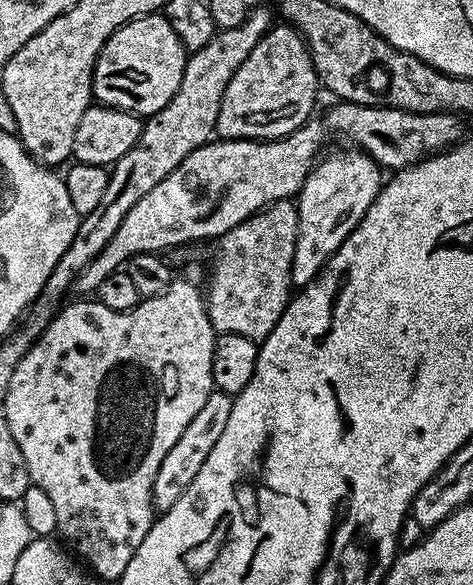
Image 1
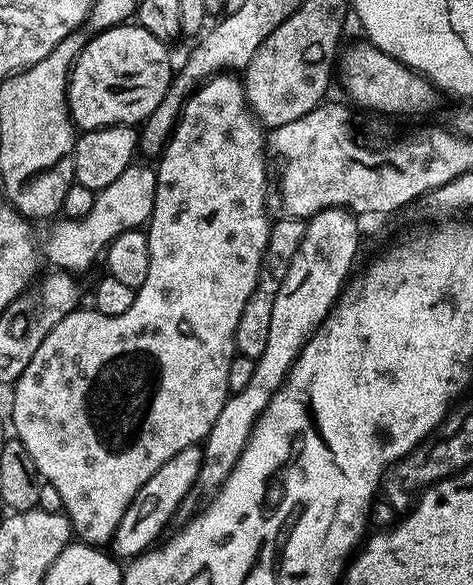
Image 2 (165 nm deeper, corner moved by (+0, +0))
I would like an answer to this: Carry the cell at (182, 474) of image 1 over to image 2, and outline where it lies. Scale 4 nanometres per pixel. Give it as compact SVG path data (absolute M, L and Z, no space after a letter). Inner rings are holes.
M199 447L187 448L178 450L178 454L170 458L170 462L162 462L162 466L148 479L146 486L142 486L142 490L134 494L130 506L126 506L126 514L122 514L122 522L110 541L111 555L121 561L131 562L147 552L165 535L164 527L171 522L172 515L181 511L181 504L196 485L203 456L204 453Z

